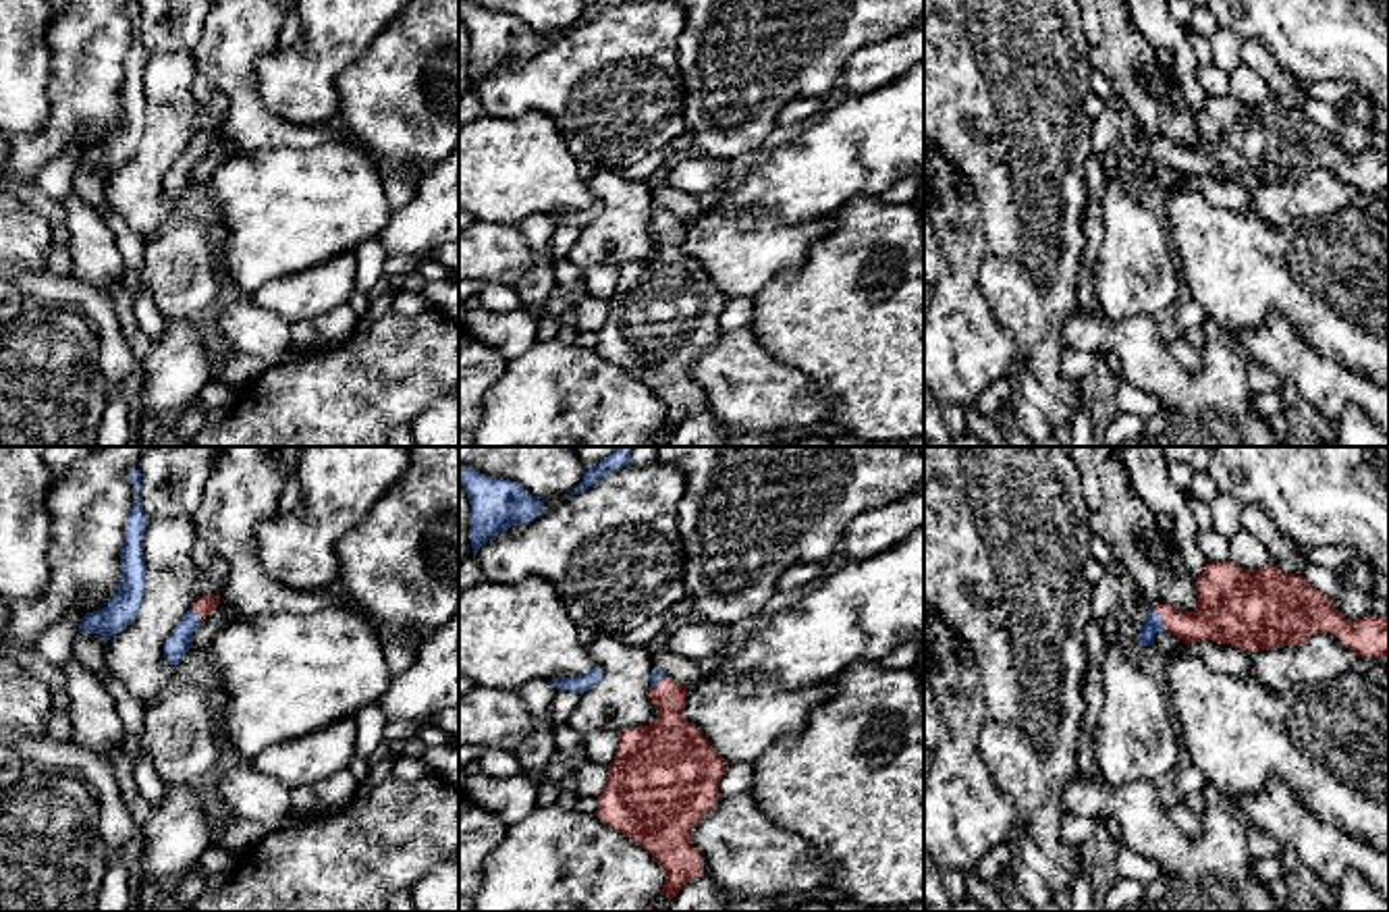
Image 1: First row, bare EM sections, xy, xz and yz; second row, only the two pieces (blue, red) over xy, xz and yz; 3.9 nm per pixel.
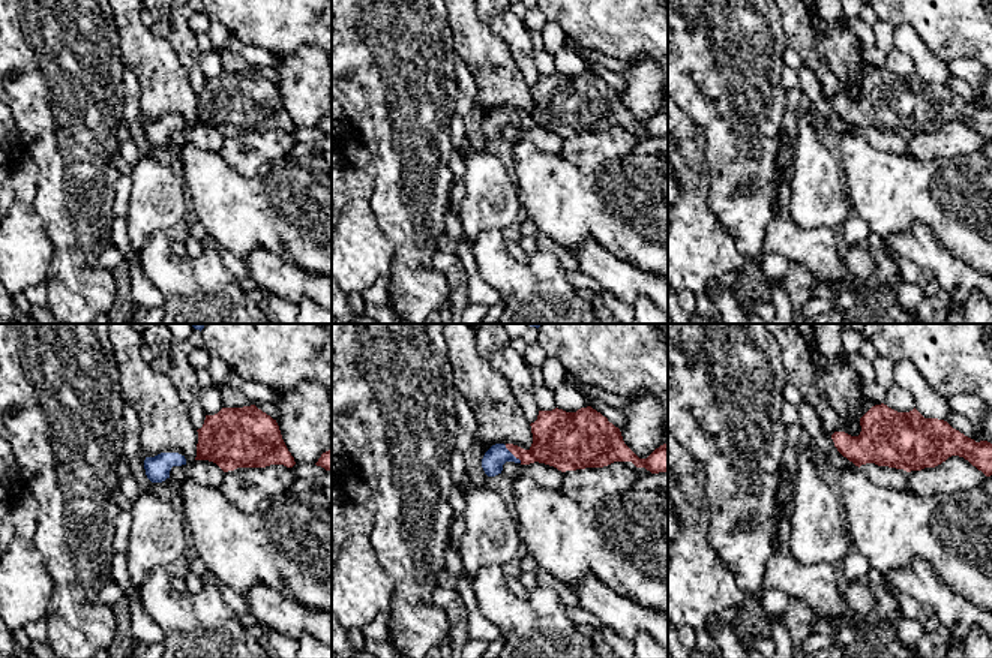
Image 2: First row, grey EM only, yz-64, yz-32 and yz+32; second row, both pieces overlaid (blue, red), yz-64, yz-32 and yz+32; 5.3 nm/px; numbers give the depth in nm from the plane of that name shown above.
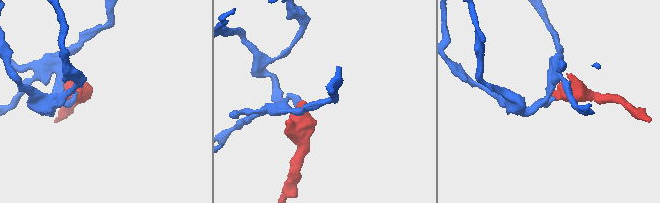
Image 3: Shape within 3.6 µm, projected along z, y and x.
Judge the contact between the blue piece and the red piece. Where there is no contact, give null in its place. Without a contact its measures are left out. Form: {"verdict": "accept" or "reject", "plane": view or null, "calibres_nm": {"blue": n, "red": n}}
{"verdict": "accept", "plane": "yz", "calibres_nm": {"blue": 70, "red": 240}}

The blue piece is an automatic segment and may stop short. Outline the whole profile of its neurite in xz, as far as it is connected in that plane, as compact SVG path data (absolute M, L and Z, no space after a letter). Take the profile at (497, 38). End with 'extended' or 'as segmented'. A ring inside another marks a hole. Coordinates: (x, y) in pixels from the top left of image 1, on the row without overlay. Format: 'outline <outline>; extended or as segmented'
outline M459 0L459 19L471 39L469 66L473 91L494 69L511 60L534 56L544 35L532 31L521 19L502 12L488 12L467 0Z; as segmented

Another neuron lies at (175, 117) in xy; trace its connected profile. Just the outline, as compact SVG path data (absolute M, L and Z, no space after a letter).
M191 50L149 56L143 69L147 100L143 137L133 156L104 183L106 206L118 212L145 241L168 226L174 199L164 193L164 177L183 150L203 129L220 127L228 100L220 91L201 104L193 93L195 62Z

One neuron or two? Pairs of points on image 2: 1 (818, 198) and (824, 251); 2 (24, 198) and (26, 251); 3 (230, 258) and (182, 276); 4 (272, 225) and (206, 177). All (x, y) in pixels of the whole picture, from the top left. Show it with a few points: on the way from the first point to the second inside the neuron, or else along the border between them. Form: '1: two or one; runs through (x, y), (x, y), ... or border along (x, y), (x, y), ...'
1: two; border along (791, 216), (802, 227), (829, 227), (832, 230)
2: one; runs through (24, 212), (24, 237)
3: two; border along (206, 246), (219, 255), (222, 264), (236, 279)
4: one; runs through (255, 213), (242, 213), (222, 194)

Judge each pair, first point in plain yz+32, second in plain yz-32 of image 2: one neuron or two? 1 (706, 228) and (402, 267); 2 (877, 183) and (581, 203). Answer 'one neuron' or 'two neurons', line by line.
1: two neurons
2: one neuron

